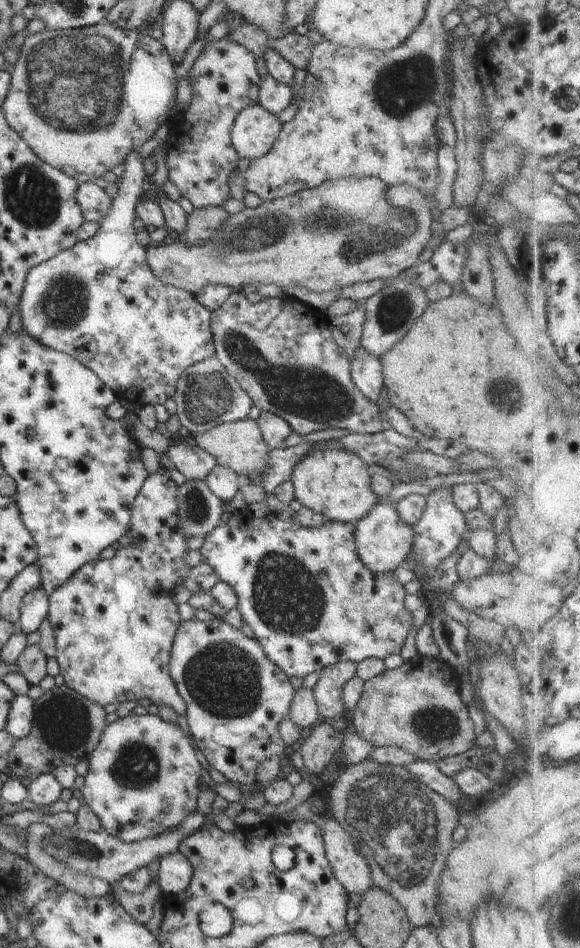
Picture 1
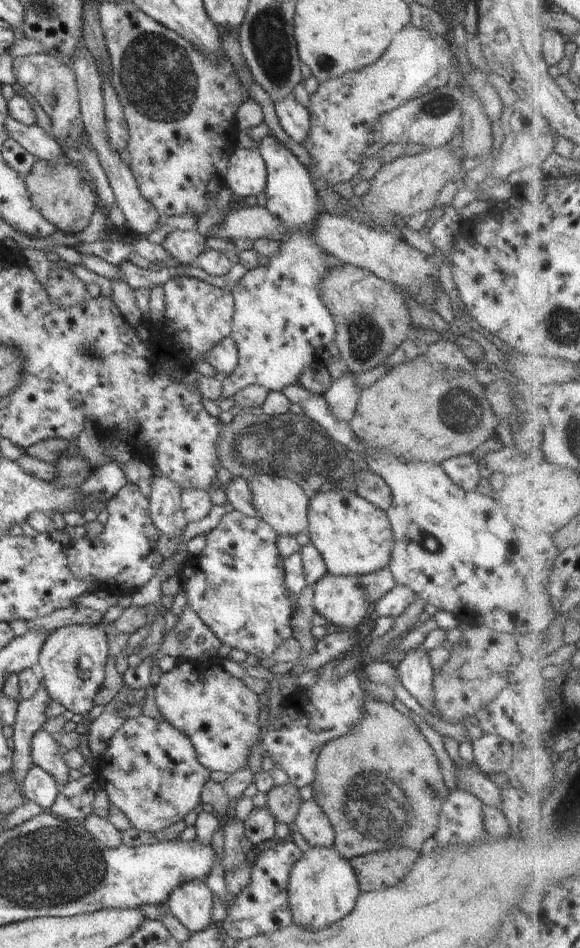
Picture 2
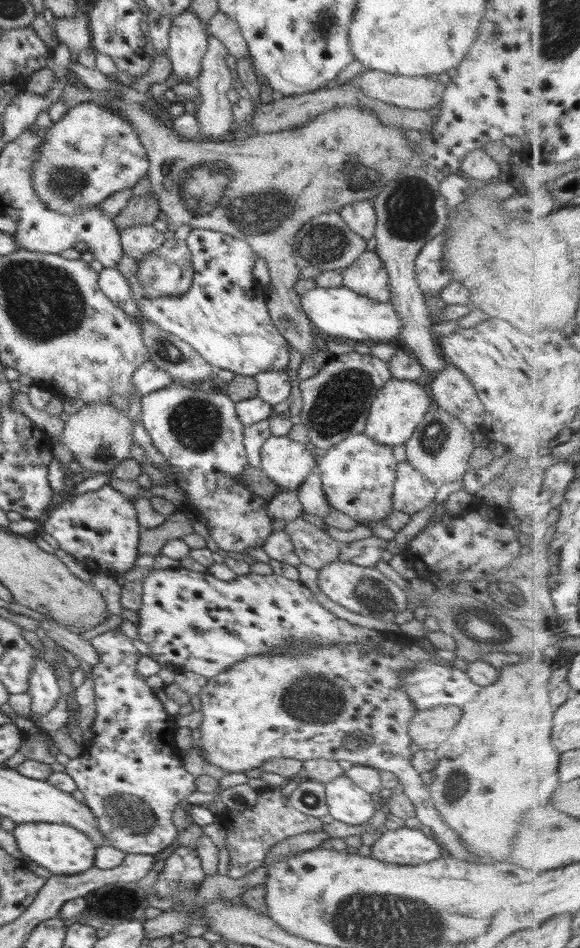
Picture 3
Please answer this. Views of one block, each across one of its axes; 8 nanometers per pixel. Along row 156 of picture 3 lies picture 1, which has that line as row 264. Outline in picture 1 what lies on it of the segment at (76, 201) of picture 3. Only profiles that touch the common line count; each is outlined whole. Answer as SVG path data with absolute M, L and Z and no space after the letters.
M130 151L124 161L124 177L119 179L119 192L116 198L112 199L110 212L105 219L100 222L99 230L95 236L85 241L78 241L72 248L62 249L56 256L50 260L33 266L26 275L21 299L19 300L19 308L21 312L21 321L23 329L31 336L37 339L40 344L48 348L60 351L72 356L88 367L102 382L110 387L119 398L123 398L123 393L130 388L134 388L134 392L138 392L138 403L141 405L163 405L166 400L172 399L175 393L177 380L186 368L197 362L212 358L215 356L215 342L211 333L210 319L211 312L202 306L195 295L184 289L165 285L160 279L154 276L146 262L146 248L136 241L136 232L132 228L132 224L136 222L135 204L144 196L147 187L148 176L144 173L143 160L145 158L136 151Z

